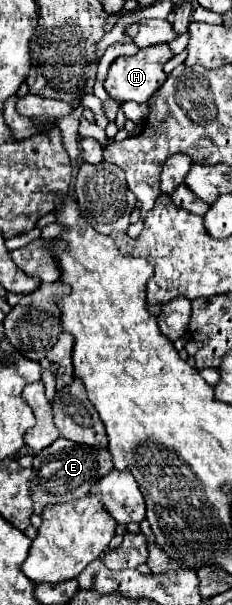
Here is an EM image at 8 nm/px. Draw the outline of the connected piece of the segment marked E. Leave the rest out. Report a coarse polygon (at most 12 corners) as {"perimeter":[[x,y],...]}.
{"perimeter":[[57,438],[33,458],[31,500],[85,498],[113,470],[109,450]]}

